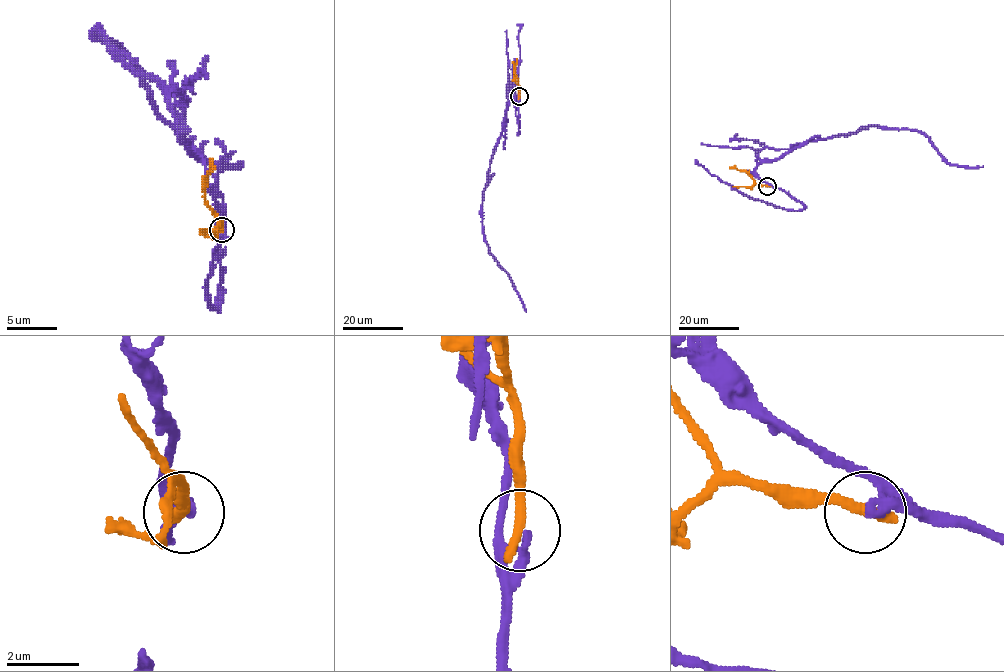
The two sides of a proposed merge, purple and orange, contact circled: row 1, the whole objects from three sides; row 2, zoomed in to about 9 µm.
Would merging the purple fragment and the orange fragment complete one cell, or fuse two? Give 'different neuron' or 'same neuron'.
different neuron

